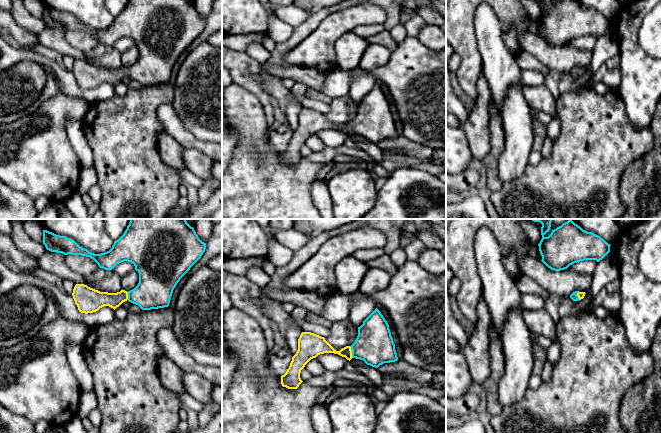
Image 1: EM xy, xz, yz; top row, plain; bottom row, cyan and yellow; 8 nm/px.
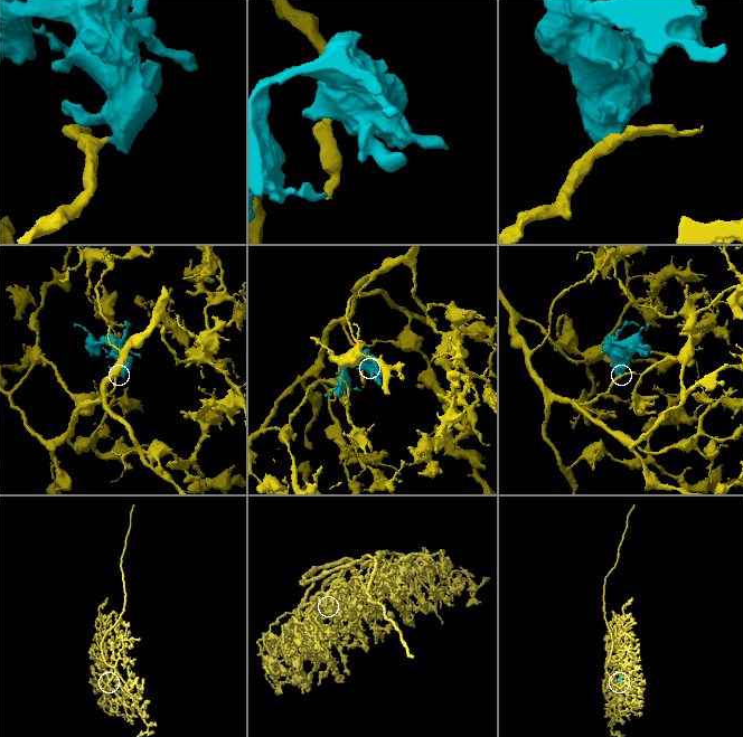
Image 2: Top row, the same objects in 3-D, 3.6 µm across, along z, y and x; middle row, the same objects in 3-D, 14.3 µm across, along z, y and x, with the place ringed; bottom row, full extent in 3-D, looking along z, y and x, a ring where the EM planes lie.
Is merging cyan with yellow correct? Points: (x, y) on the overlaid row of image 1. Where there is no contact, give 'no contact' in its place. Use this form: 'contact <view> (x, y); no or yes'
contact xz (352, 352); yes

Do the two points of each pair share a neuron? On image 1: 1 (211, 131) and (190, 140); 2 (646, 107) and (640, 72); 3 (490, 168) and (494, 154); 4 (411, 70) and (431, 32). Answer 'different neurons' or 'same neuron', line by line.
1: different neurons
2: same neuron
3: same neuron
4: different neurons

